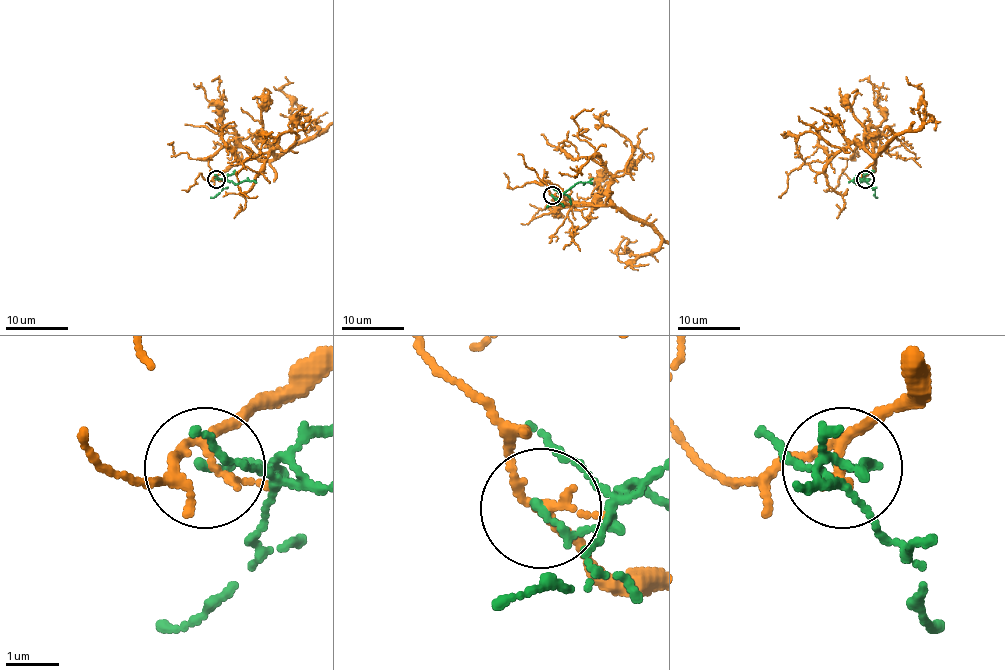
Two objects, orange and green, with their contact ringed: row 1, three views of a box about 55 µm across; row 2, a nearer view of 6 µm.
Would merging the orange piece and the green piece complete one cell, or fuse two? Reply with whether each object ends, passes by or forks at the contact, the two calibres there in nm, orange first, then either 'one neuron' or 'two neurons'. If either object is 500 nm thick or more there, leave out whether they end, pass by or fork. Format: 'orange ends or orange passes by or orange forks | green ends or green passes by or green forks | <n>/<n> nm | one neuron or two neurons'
orange passes by | green ends | 170/140 nm | two neurons

